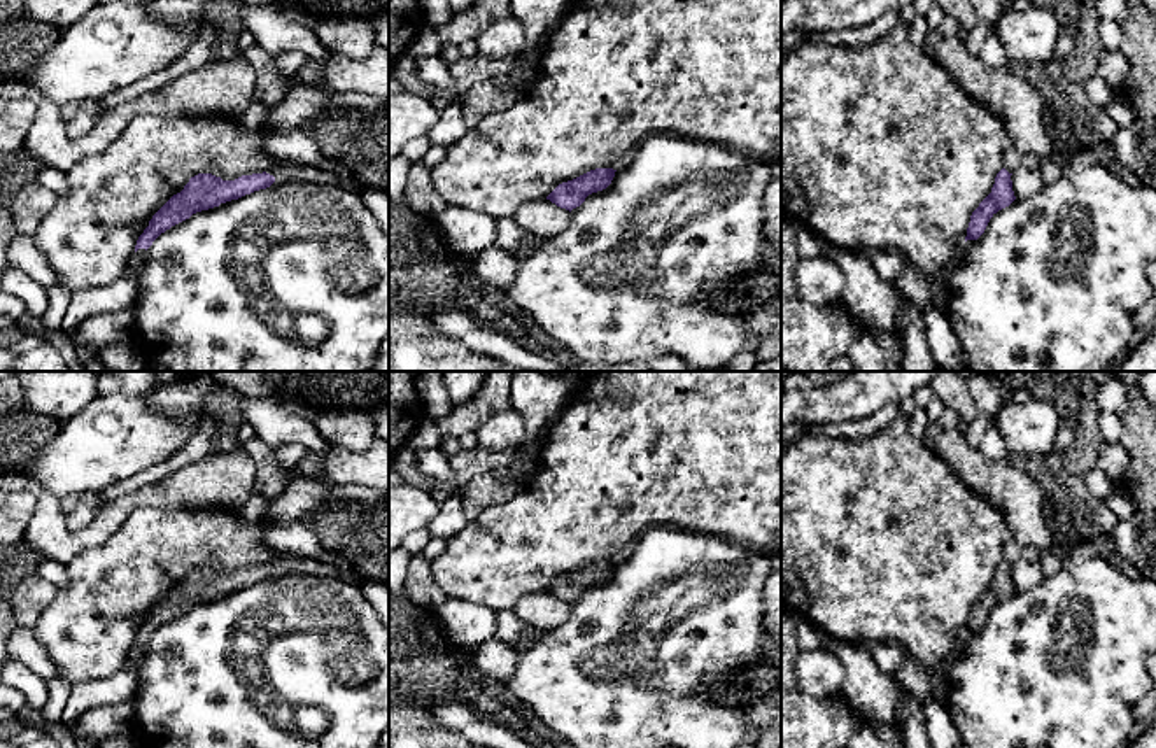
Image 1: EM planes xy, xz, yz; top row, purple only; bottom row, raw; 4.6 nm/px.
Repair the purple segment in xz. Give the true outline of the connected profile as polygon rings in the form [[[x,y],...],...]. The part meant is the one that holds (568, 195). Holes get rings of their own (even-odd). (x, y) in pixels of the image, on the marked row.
[[[613,168],[590,170],[573,180],[559,184],[546,200],[571,212],[580,207],[589,194],[606,189],[613,180],[615,172],[617,170]]]

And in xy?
[[[285,161],[268,172],[242,175],[235,180],[222,180],[212,173],[198,173],[189,179],[184,189],[173,194],[149,221],[149,226],[138,236],[130,265],[140,273],[147,249],[172,226],[189,219],[193,214],[219,207],[221,203],[238,200],[259,189],[277,187],[289,182],[336,182],[357,187],[354,177],[336,177],[319,165],[303,165]]]

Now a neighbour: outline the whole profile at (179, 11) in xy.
[[[149,0],[144,9],[161,19],[186,23],[189,19],[201,19],[203,11],[210,0]]]

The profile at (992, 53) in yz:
[[[995,26],[991,28],[991,32],[988,33],[988,37],[984,40],[979,58],[991,68],[1009,67],[1011,61],[1009,61],[1005,49],[997,35]]]

